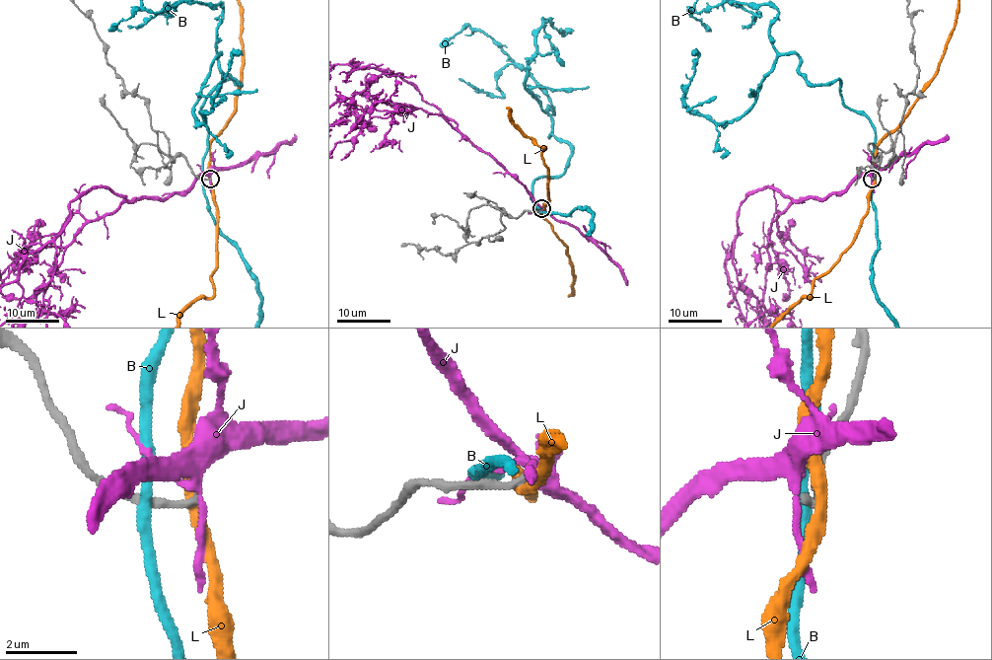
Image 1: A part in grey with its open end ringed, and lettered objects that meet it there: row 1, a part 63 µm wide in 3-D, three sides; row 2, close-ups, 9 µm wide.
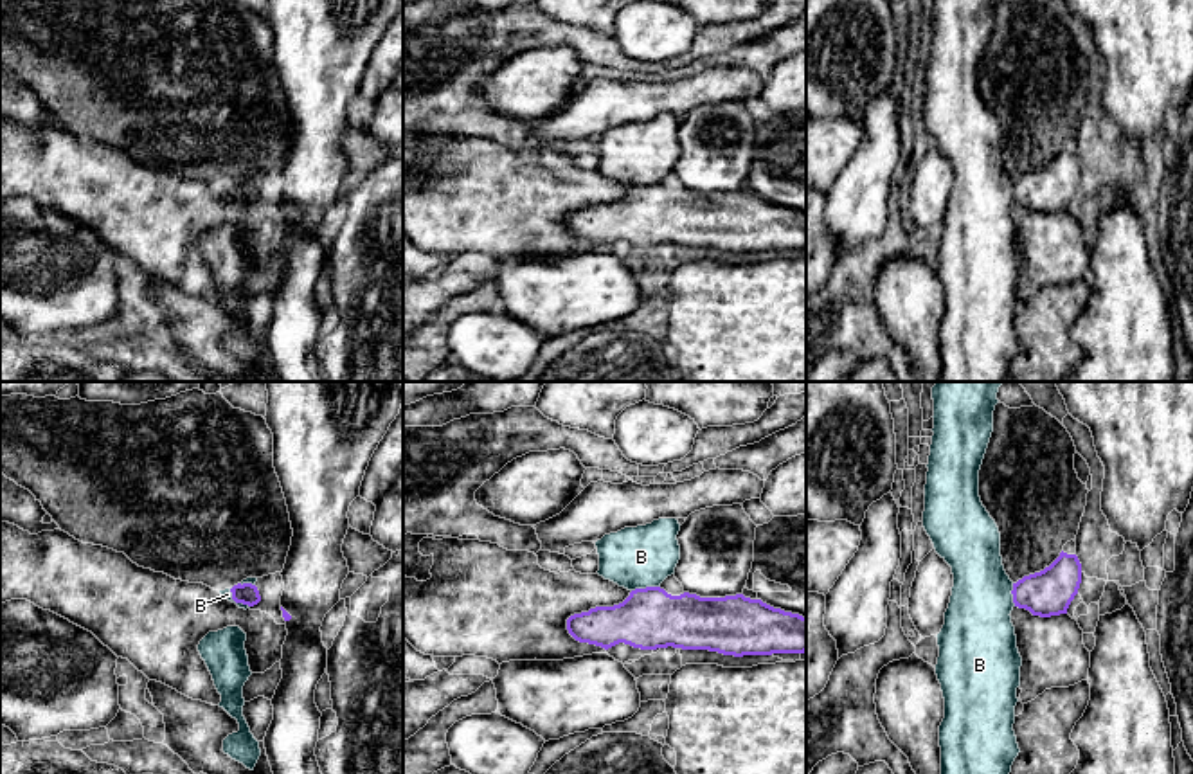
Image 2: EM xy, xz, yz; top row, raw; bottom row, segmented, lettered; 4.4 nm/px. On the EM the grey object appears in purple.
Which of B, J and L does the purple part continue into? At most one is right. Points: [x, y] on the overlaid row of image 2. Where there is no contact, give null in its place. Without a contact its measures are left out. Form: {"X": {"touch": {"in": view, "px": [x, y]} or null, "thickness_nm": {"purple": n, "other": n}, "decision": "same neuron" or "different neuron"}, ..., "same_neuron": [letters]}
{"B": {"touch": {"in": "xz", "px": [645, 589]}, "thickness_nm": {"purple": 280, "other": 280}, "decision": "different neuron"}, "J": {"touch": null, "decision": "different neuron"}, "L": {"touch": null, "decision": "different neuron"}, "same_neuron": []}

